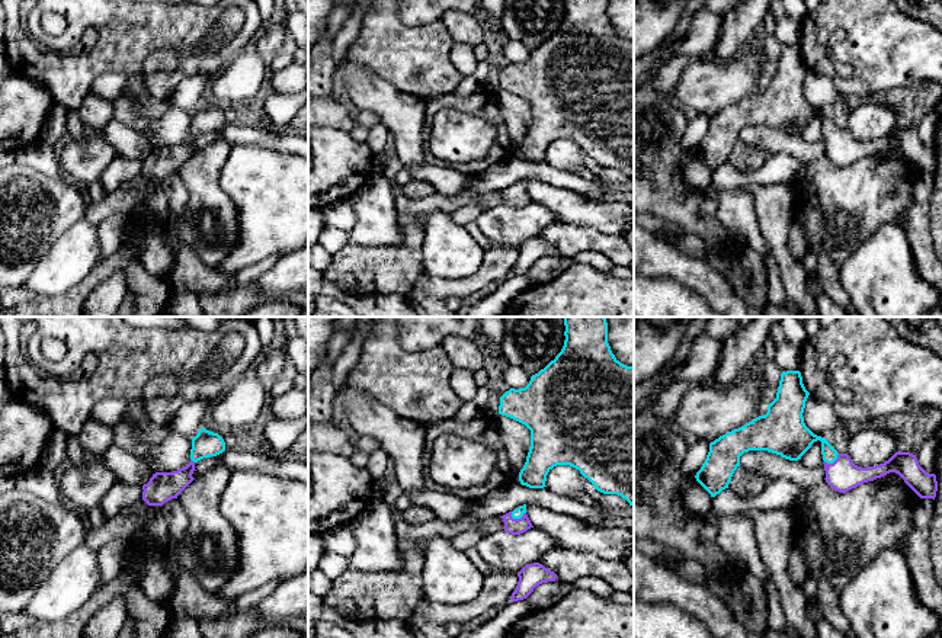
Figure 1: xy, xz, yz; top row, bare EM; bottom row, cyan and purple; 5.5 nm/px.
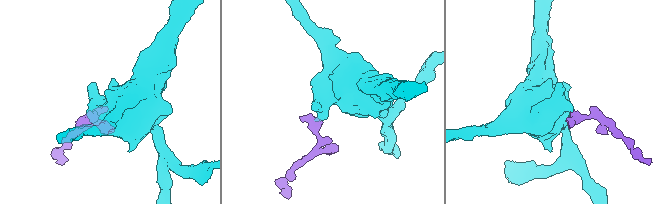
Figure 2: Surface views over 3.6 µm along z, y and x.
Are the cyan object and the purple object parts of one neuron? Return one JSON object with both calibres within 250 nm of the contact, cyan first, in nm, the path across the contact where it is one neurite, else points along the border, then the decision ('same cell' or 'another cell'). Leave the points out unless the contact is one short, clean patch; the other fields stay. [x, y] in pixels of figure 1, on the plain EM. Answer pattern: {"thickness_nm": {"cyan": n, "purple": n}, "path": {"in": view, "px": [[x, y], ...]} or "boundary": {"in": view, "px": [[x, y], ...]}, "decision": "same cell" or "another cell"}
{"thickness_nm": {"cyan": 60, "purple": 90}, "path": {"in": "xz", "px": [[516, 188], [518, 192], [515, 201]]}, "decision": "same cell"}

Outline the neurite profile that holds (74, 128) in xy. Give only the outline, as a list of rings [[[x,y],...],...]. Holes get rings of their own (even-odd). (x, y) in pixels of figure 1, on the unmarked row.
[[[67,109],[67,137],[74,141],[83,141],[83,124],[76,109]]]

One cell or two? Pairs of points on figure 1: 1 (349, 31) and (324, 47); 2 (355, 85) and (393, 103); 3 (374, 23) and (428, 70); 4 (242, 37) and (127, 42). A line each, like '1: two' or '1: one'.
1: two
2: one
3: one
4: one

